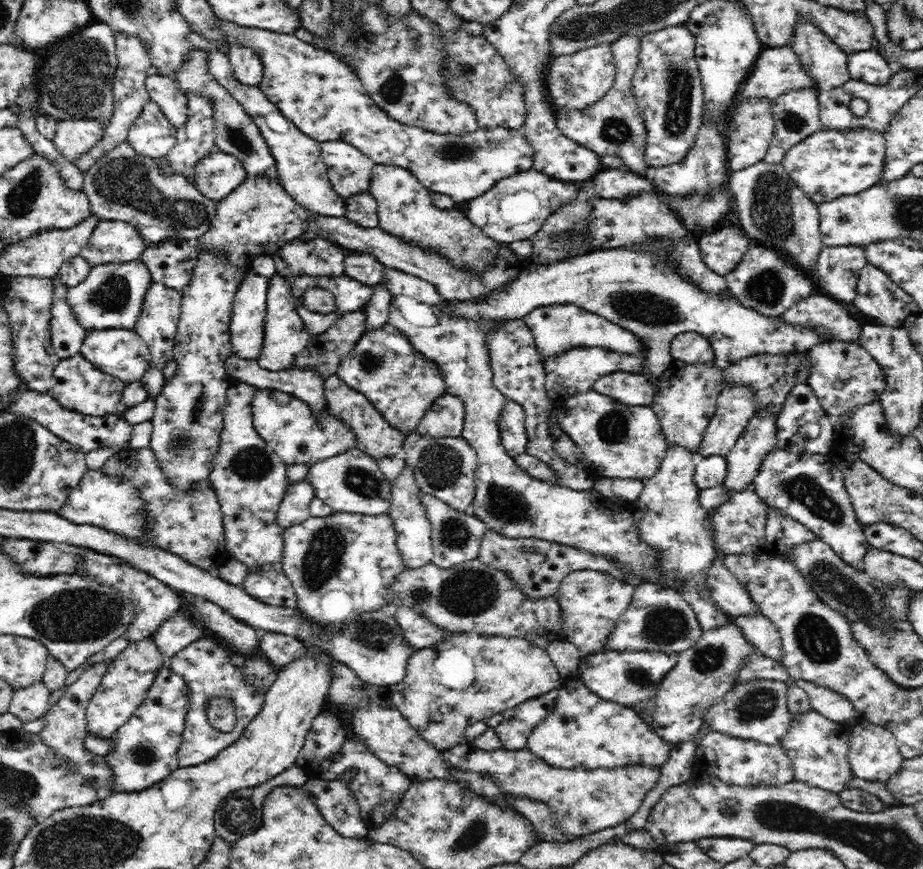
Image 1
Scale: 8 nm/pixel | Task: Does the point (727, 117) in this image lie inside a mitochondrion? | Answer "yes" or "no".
no

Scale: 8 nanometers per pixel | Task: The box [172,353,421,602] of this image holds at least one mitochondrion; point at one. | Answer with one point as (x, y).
(327, 548)

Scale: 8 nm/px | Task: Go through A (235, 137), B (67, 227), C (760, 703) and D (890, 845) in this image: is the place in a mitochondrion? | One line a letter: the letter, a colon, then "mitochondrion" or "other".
A: mitochondrion
B: other
C: mitochondrion
D: mitochondrion

